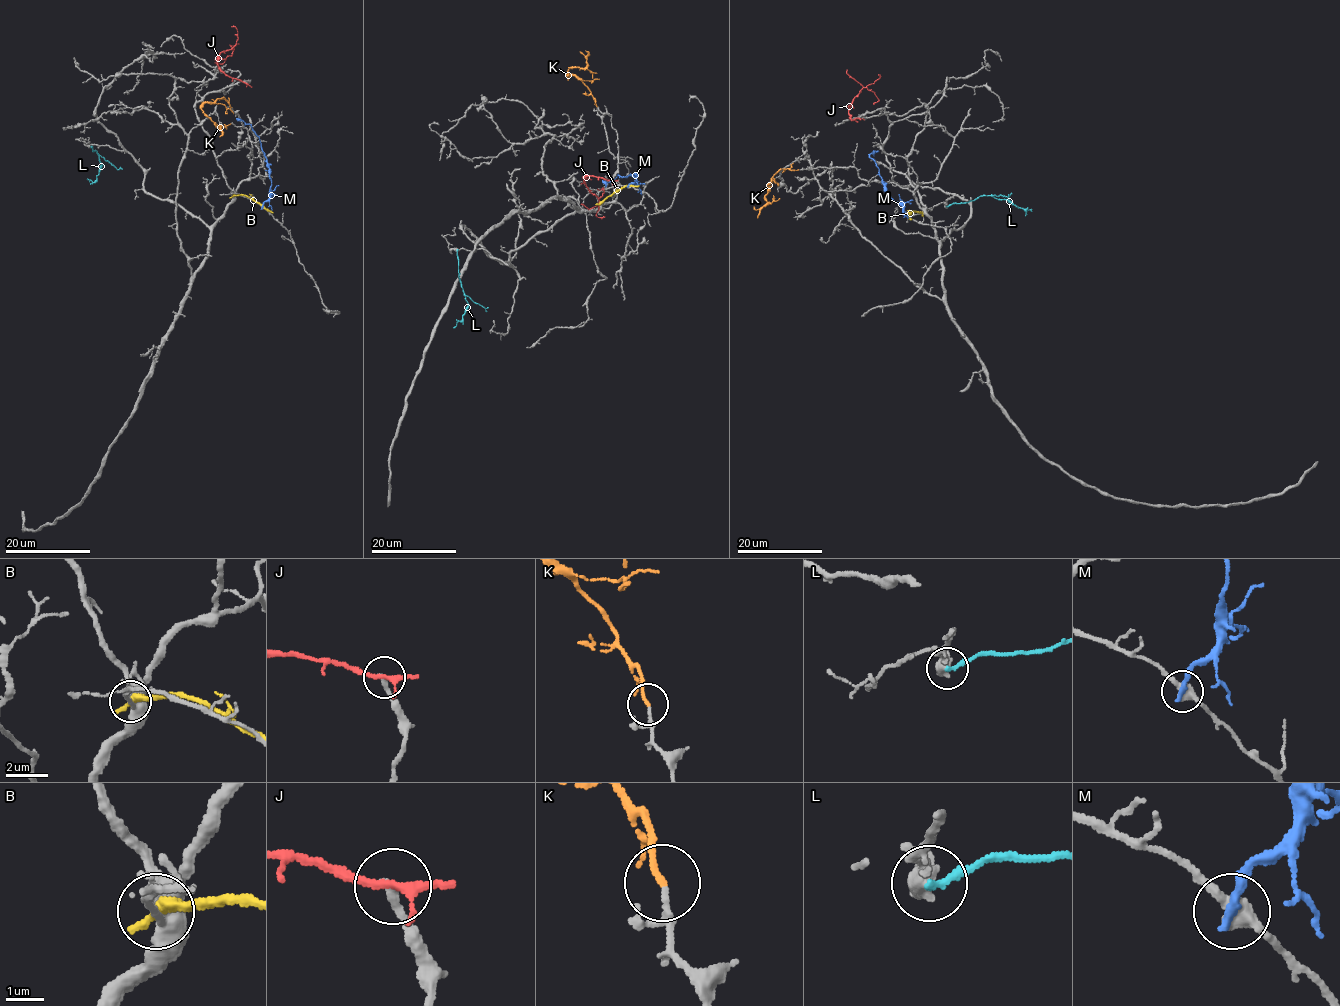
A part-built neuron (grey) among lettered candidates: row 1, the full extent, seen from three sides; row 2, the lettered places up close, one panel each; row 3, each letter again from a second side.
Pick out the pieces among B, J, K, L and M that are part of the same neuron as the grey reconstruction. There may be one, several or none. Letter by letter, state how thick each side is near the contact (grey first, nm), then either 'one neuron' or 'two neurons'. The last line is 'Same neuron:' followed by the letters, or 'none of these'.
B: 280/400 nm | two neurons
J: 280/170 nm | two neurons
K: 130/160 nm | one neuron
L: 400/180 nm | two neurons
M: 360/280 nm | two neurons
Same neuron: K

